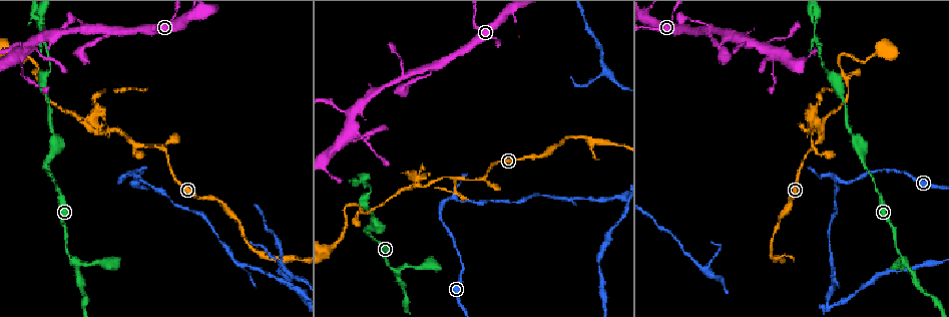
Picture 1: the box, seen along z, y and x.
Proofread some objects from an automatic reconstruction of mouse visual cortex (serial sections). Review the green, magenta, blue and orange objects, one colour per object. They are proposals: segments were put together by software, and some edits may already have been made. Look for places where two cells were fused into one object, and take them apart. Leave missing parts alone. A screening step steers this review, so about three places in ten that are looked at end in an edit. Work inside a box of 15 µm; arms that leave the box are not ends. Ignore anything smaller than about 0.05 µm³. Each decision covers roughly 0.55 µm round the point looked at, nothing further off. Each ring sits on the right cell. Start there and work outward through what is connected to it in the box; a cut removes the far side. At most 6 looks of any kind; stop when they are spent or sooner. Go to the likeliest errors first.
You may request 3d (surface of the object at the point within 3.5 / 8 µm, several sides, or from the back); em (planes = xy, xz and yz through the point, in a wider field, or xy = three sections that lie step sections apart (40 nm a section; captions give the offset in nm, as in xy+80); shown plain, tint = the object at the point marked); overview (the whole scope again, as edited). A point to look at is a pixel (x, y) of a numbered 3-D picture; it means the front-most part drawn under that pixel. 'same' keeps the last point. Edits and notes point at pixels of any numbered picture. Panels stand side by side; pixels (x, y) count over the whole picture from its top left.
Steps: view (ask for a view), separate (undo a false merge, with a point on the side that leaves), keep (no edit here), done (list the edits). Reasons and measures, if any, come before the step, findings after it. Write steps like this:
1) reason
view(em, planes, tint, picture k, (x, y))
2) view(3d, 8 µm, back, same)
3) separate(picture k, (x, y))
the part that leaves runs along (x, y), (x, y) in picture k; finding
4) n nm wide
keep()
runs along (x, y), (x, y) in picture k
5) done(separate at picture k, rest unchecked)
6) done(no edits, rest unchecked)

view(3d, 3.5 µm, picture 1, (40, 26))

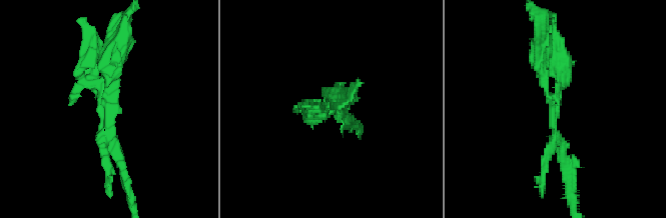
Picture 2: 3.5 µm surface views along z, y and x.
need the tissue
view(em, xy, step 3, tint, picture 2, (108, 102))

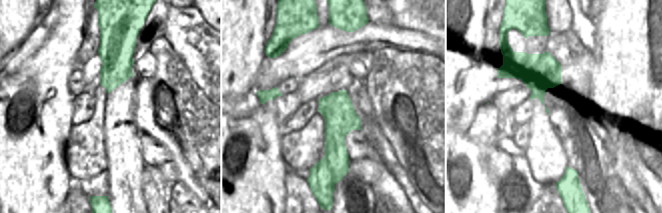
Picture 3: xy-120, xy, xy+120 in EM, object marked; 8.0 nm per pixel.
260 nm wide
separate(picture 2, (542, 184))
a second cell is stuck on

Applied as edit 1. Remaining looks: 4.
sharp bend
view(3d, 8 µm, picture 1, (125, 175))

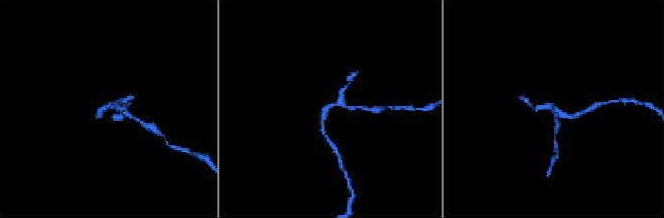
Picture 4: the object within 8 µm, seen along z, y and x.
zoom in
view(3d, 3.5 µm, picture 4, (106, 108))

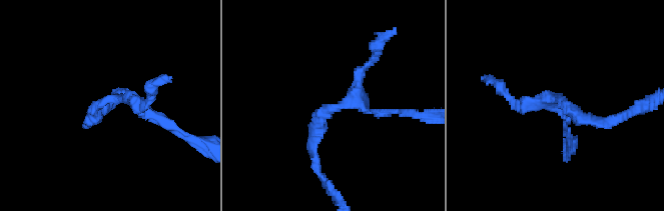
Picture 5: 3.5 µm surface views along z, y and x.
view(em, xy, step 2, tint, picture 5, (109, 101))

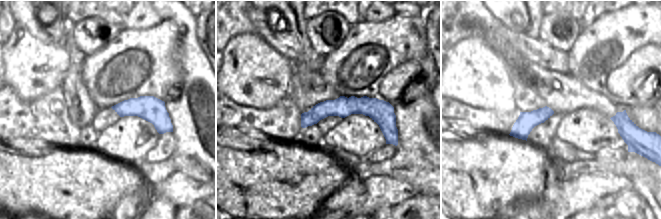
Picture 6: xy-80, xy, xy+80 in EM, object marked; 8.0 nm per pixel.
160 nm wide
separate(picture 5, (169, 122))
the part that leaves runs along (145, 113), (206, 143) in picture 5; a second cell is stuck on

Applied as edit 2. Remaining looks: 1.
done(separate at picture 2, separate at picture 5, rest unchecked)

